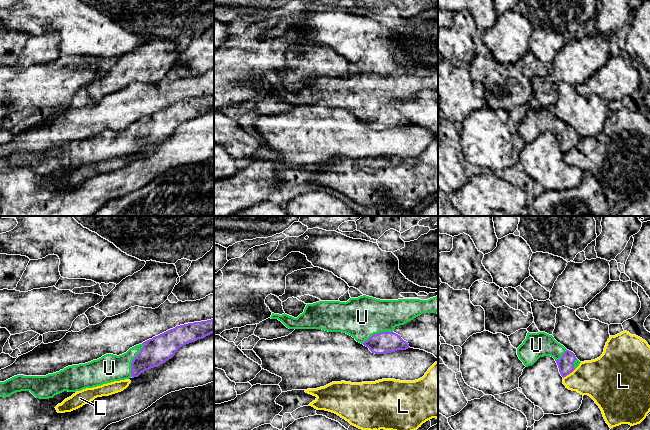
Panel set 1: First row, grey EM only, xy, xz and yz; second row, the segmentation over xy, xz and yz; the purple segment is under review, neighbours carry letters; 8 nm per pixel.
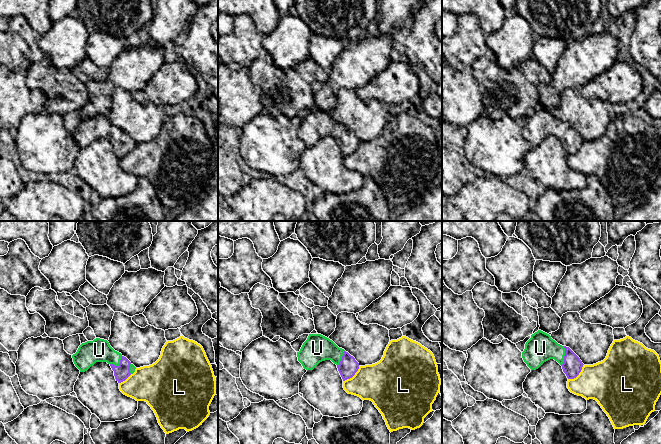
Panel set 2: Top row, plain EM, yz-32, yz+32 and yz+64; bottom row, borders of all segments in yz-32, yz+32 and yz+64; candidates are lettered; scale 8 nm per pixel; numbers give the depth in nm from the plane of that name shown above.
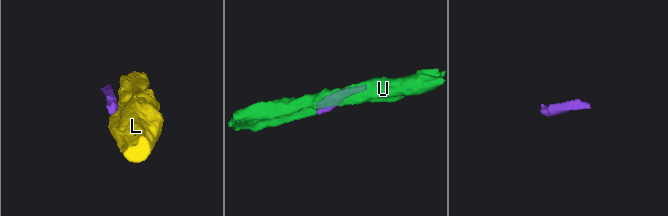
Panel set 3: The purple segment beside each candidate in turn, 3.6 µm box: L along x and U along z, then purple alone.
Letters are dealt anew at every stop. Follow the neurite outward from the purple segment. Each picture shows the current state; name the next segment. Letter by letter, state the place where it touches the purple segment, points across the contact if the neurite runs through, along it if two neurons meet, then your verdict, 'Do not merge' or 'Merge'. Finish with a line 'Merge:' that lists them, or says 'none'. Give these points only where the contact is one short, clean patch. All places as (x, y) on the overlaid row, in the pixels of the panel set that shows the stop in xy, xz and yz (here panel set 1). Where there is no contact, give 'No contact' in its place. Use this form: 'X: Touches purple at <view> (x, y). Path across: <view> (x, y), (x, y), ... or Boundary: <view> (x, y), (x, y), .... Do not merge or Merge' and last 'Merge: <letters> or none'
L: Touches purple at yz (569, 373). Boundary: yz (575, 369), (563, 378). Do not merge
U: Touches purple at xy (133, 360). Merge
Merge: U

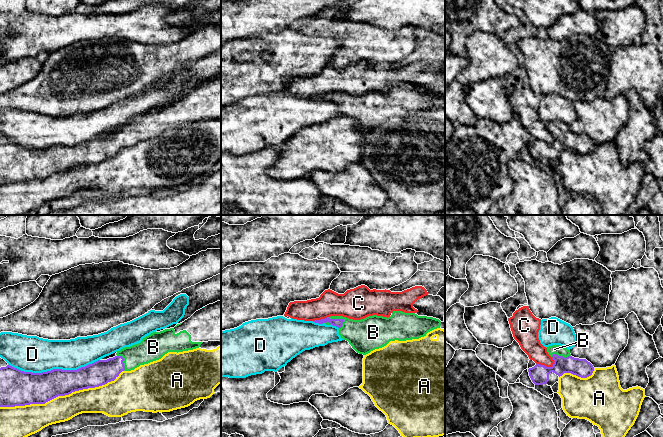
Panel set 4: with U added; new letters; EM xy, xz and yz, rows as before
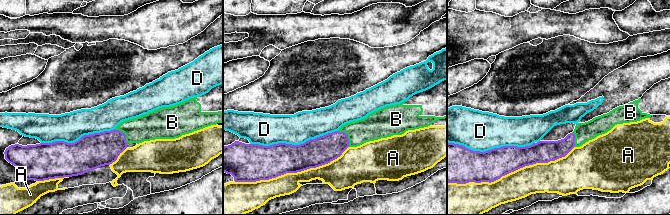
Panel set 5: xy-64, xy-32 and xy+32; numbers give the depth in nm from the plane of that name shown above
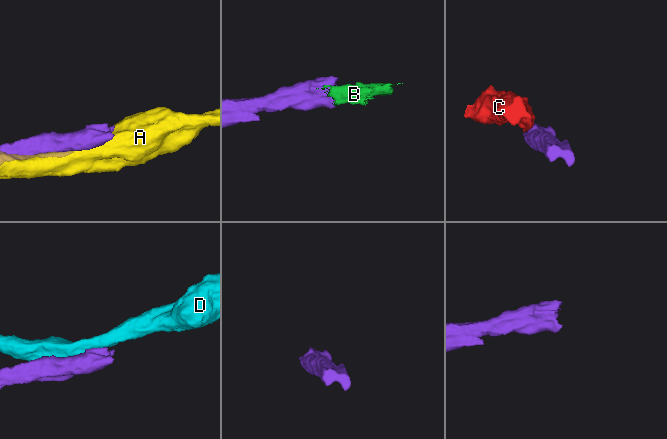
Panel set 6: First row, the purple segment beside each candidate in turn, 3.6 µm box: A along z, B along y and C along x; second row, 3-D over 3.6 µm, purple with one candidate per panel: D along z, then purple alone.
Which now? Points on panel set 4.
A: Touches purple at xy (61, 395). Do not merge
B: Touches purple at xz (338, 319). Path across: xz (338, 323), (338, 319), (364, 335). Merge
C: Touches purple at yz (545, 366). Boundary: yz (554, 360), (551, 366), (536, 363). Do not merge
D: Touches purple at xy (53, 369). Do not merge
Merge: B

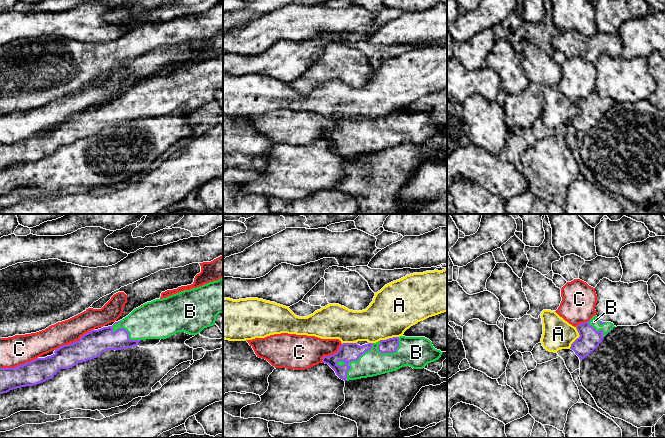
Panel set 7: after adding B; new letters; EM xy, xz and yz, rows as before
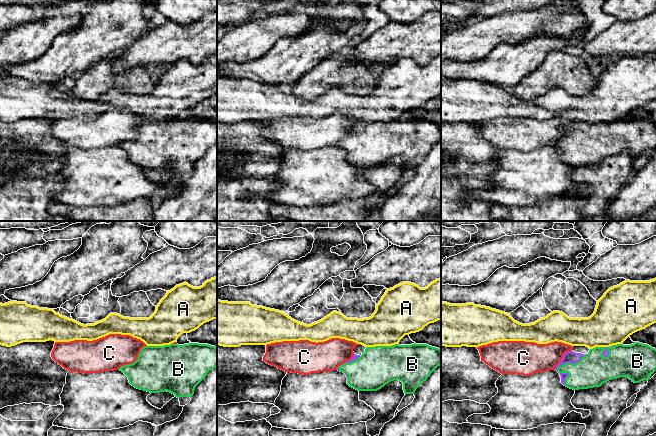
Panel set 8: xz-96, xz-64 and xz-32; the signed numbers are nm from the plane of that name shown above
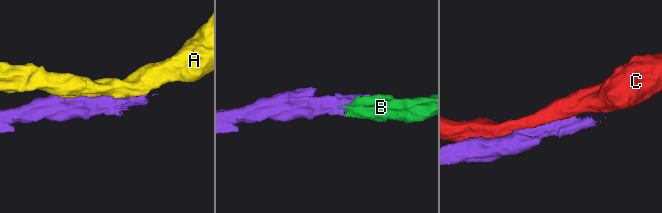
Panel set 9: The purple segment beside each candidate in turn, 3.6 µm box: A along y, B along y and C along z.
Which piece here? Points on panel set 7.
A: Touches purple at yz (577, 338). Do not merge
B: Touches purple at xz (353, 360). Merge
C: Touches purple at xy (73, 342). Do not merge
Merge: B

